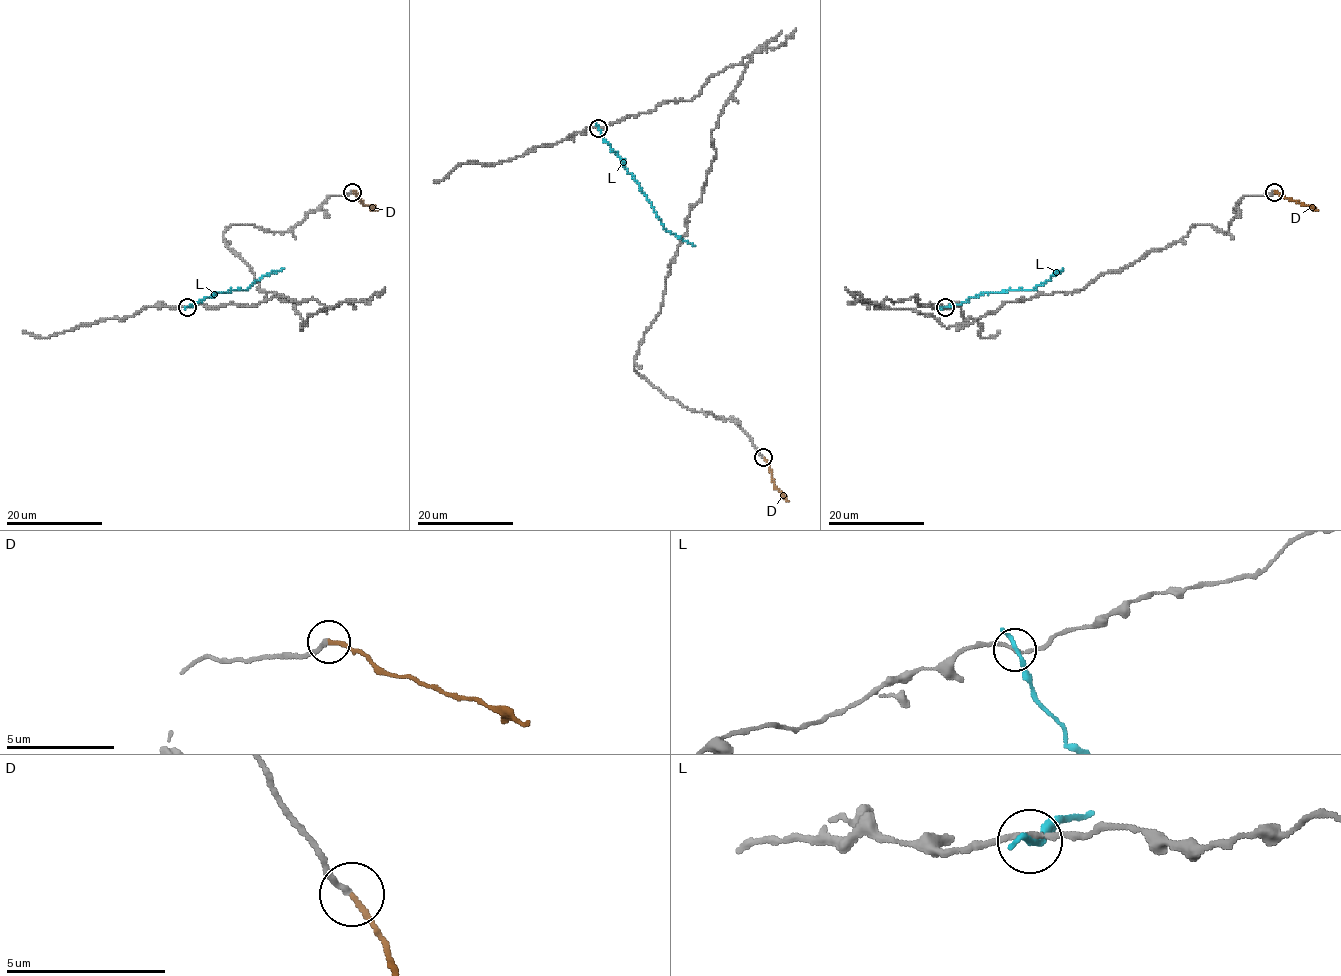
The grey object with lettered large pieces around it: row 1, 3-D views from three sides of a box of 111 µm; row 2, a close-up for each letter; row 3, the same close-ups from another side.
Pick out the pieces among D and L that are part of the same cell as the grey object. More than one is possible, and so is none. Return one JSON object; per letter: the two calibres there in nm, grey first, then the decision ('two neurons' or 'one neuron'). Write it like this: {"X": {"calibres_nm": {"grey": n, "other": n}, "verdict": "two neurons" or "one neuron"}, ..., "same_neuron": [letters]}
{"D": {"calibres_nm": {"grey": 200, "other": 170}, "verdict": "one neuron"}, "L": {"calibres_nm": {"grey": 170, "other": 170}, "verdict": "two neurons"}, "same_neuron": ["D"]}

